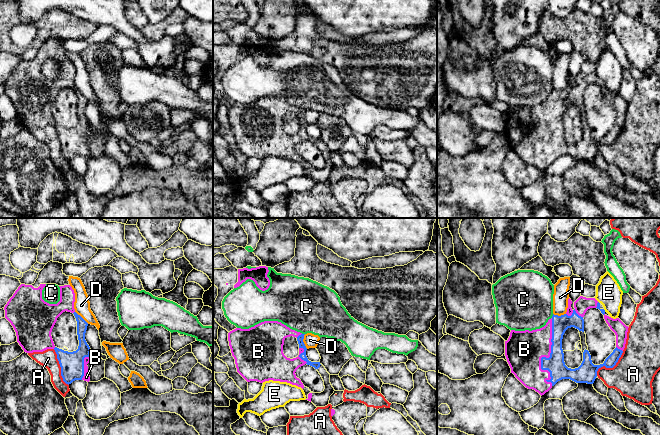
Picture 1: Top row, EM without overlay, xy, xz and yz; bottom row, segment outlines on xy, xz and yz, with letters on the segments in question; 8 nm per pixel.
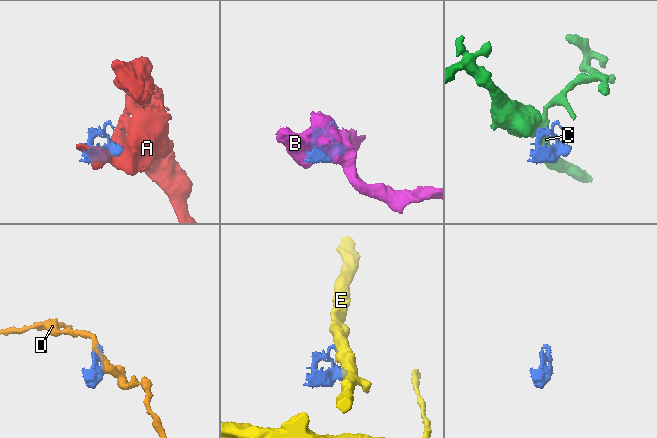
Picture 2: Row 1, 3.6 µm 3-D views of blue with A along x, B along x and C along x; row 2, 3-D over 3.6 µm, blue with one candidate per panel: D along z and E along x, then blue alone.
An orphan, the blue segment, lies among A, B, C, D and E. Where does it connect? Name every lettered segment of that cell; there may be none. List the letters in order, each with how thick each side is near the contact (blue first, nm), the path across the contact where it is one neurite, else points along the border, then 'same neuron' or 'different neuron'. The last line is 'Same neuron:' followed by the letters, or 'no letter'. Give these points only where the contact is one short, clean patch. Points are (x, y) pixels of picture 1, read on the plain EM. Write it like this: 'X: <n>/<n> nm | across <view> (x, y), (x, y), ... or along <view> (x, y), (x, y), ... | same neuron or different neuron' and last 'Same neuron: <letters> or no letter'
A: 160/320 nm | different neuron
B: 150/300 nm | same neuron
C: 140/440 nm | along yz (553, 90), (551, 93) | different neuron
D: 60/120 nm | along xz (304, 110), (303, 117), (307, 124) | different neuron
E: 30/200 nm | along yz (603, 85), (605, 87) | different neuron
Same neuron: B

